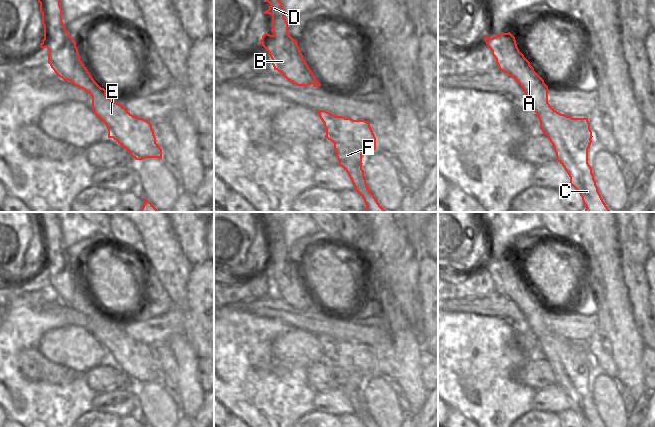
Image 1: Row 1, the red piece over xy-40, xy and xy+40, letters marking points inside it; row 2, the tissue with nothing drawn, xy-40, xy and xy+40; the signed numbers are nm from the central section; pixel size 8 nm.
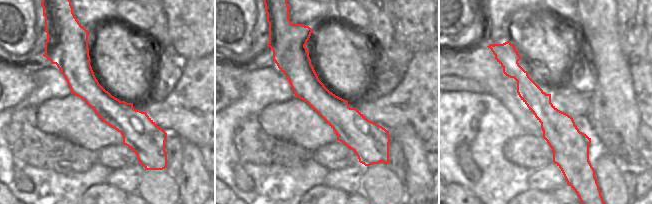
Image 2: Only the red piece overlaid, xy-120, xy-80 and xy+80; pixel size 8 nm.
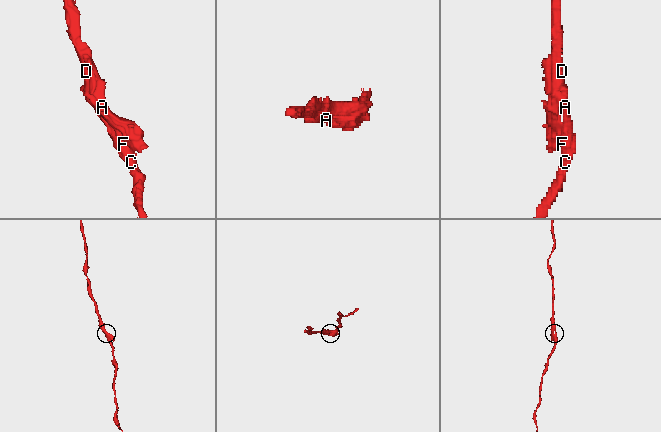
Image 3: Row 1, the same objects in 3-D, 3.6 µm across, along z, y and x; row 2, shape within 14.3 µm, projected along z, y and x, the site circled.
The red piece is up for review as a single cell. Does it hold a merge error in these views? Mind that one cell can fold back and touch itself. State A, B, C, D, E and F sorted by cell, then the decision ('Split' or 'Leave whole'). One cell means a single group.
Groups: A B C D F / E. Split

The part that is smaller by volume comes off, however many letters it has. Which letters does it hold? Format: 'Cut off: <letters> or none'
Cut off: E

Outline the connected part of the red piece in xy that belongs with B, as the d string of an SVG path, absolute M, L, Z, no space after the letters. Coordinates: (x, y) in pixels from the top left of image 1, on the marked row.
M261 43L268 51L274 70L297 86L309 86L316 78L303 59L303 55L296 43L286 43L286 47L275 50L271 44Z

